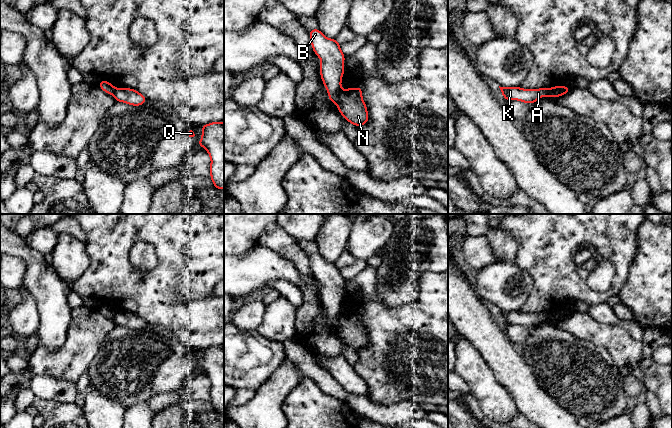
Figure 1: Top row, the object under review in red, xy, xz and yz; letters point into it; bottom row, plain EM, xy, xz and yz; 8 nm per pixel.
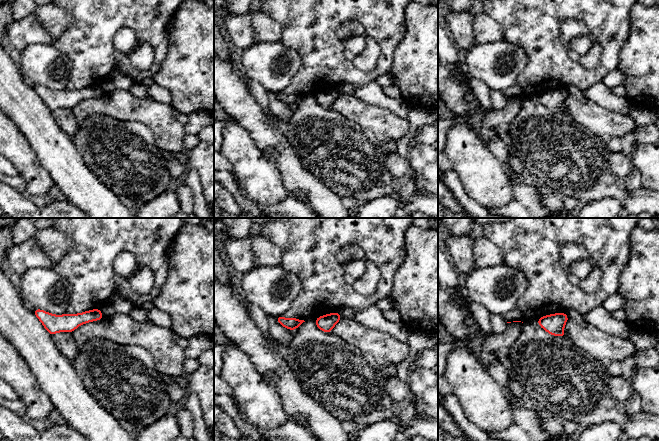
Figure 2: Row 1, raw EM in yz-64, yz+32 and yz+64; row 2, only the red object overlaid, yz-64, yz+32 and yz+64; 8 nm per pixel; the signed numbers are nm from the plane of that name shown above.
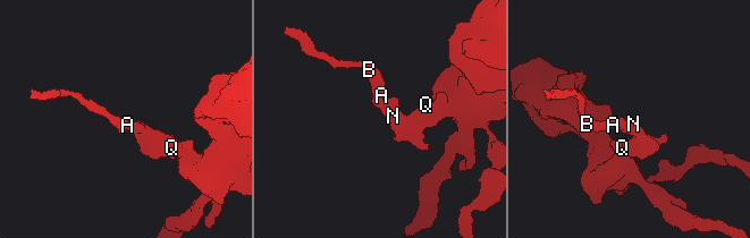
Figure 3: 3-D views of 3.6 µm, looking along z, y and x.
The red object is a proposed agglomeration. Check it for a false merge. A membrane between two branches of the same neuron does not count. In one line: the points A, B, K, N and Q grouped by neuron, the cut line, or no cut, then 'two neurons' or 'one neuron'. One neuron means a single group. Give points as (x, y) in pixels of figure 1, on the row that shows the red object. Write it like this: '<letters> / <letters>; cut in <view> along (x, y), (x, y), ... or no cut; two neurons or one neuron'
A B K / N Q; cut in xz along (341, 90), (337, 104); two neurons

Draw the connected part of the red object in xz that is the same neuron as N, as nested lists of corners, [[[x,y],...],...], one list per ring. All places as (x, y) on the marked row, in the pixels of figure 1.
[[[360,87],[341,91],[337,109],[349,123],[357,127],[368,122],[369,114]]]

